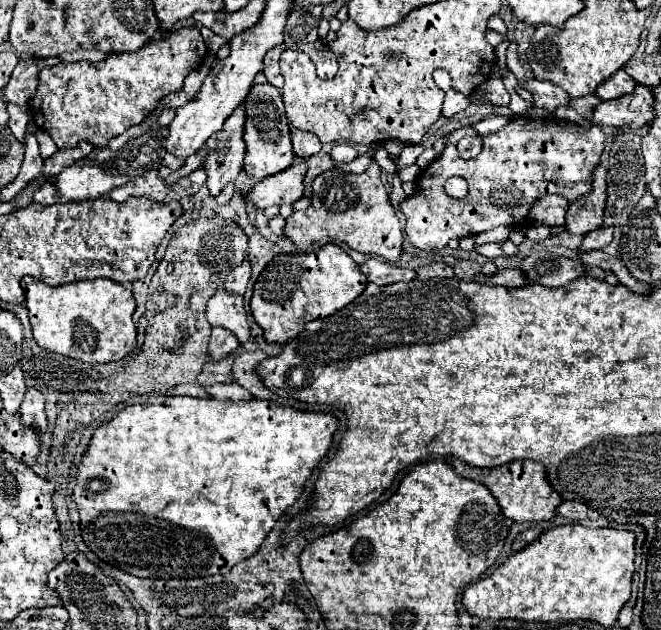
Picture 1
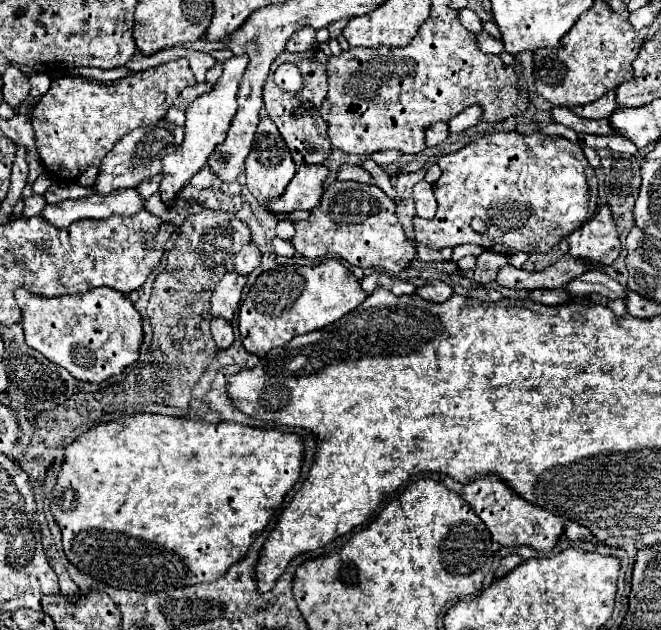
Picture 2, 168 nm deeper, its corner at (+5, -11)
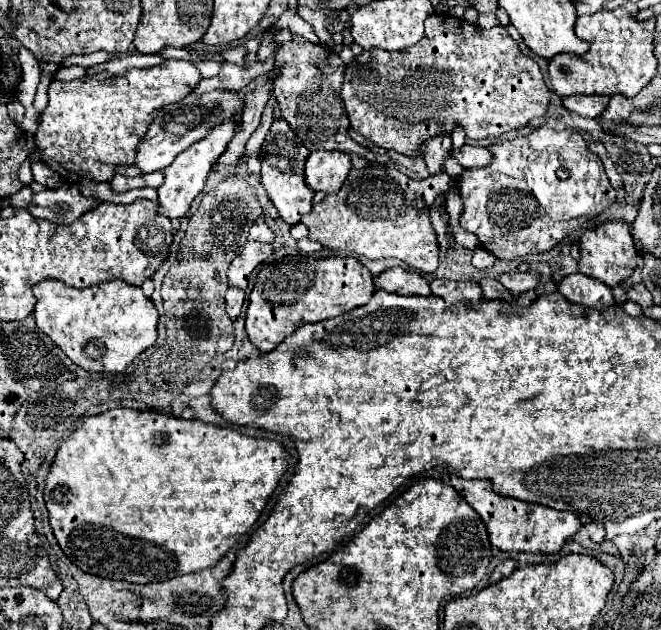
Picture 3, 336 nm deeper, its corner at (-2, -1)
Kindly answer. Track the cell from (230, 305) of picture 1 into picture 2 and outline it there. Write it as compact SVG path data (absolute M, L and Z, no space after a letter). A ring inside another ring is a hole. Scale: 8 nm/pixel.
M228 272L220 280L210 300L210 312L214 318L224 318L226 322L232 322L236 308L240 308L240 292L244 284L246 278L236 272Z

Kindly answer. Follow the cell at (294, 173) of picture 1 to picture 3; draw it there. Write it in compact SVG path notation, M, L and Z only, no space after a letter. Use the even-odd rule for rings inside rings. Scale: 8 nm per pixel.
M311 152L305 164L305 180L313 192L335 194L351 170L351 158L345 152Z

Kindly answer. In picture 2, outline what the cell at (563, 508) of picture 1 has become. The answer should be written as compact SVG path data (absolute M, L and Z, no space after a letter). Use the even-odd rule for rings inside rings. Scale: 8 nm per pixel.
M570 522L564 530L564 534L570 538L570 540L592 540L592 532L588 528L584 528L582 524L576 524L576 522Z

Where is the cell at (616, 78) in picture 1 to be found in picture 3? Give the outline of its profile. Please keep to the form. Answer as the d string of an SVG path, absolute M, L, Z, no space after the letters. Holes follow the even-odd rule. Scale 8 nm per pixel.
M567 96L563 106L583 118L597 118L607 108L607 96Z

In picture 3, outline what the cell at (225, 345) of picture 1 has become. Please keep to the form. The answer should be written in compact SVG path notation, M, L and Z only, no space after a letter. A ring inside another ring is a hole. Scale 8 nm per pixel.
M229 288L225 294L227 300L227 314L231 314L231 320L235 320L243 308L245 302L245 290L241 288Z

